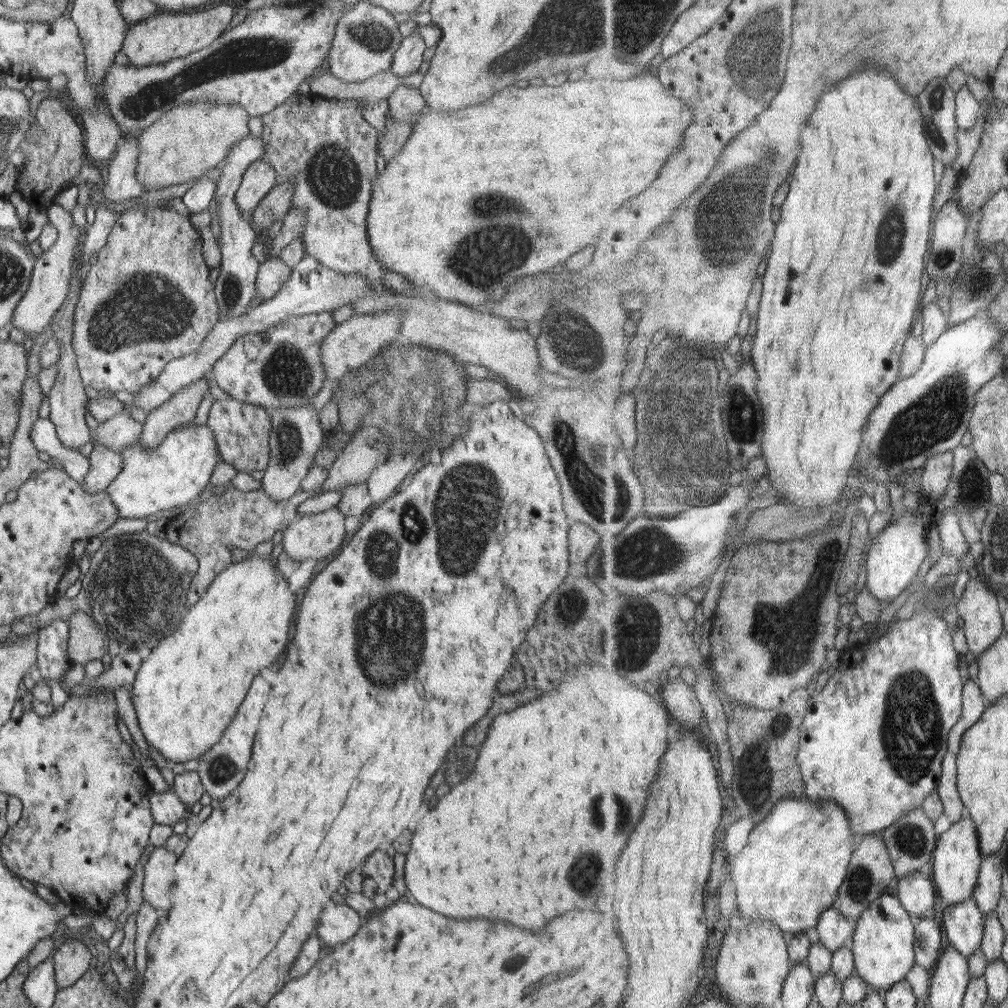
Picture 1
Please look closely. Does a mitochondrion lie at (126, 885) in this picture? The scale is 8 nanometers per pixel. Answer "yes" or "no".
no

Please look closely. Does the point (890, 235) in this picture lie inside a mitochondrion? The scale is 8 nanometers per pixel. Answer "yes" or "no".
yes

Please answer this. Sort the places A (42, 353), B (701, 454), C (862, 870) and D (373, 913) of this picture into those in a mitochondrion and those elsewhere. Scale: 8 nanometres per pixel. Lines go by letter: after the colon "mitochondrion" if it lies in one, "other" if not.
A: other
B: mitochondrion
C: mitochondrion
D: other

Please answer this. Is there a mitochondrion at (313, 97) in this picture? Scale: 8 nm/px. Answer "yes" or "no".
no

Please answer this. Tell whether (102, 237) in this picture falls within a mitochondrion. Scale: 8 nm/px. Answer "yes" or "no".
no

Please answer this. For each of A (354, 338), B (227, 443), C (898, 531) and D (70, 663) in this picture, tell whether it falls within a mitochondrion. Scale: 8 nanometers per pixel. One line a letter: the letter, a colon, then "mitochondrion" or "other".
A: other
B: other
C: other
D: other

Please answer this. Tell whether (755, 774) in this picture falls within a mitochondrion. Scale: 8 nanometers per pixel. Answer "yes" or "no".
yes

